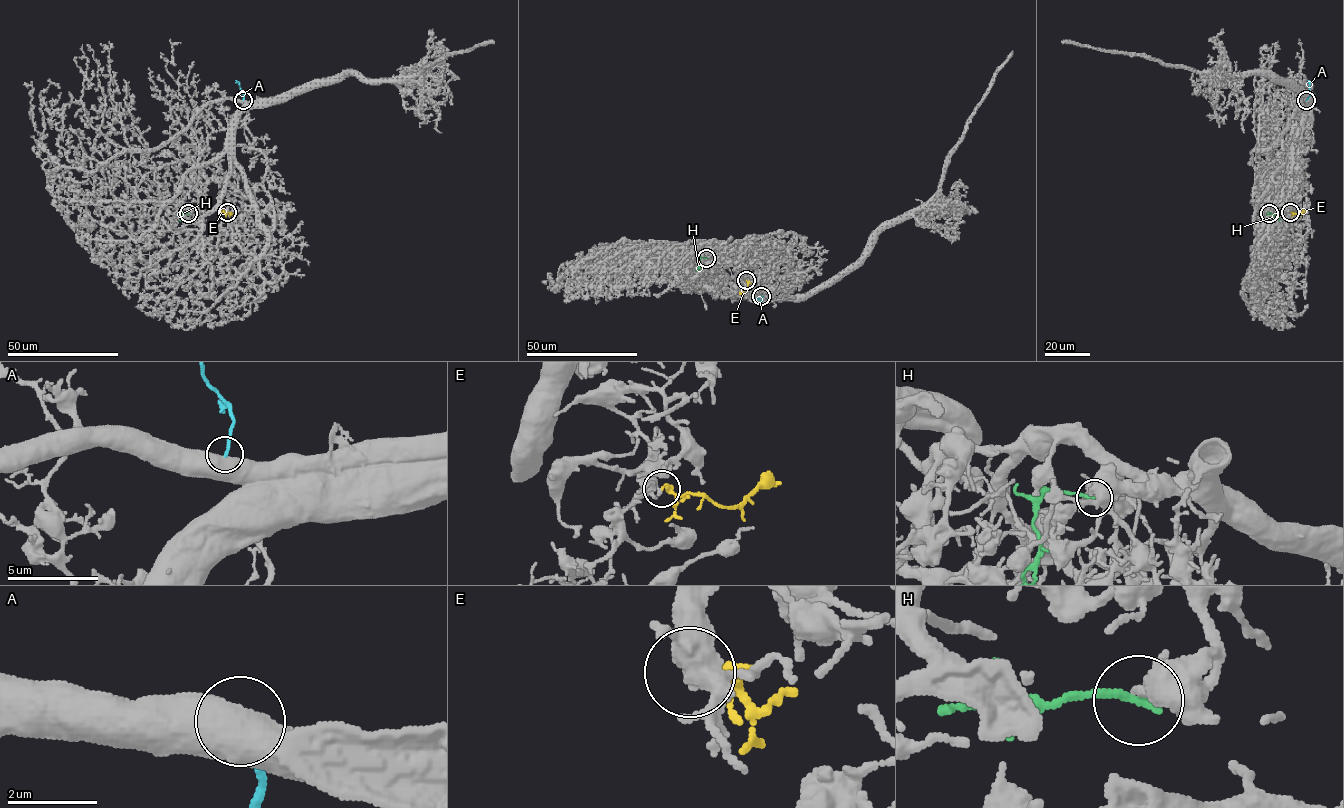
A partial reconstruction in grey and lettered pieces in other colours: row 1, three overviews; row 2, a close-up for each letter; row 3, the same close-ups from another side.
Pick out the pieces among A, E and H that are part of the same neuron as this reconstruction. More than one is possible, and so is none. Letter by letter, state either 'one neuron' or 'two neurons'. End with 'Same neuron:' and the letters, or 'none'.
A: two neurons
E: two neurons
H: two neurons
Same neuron: none

